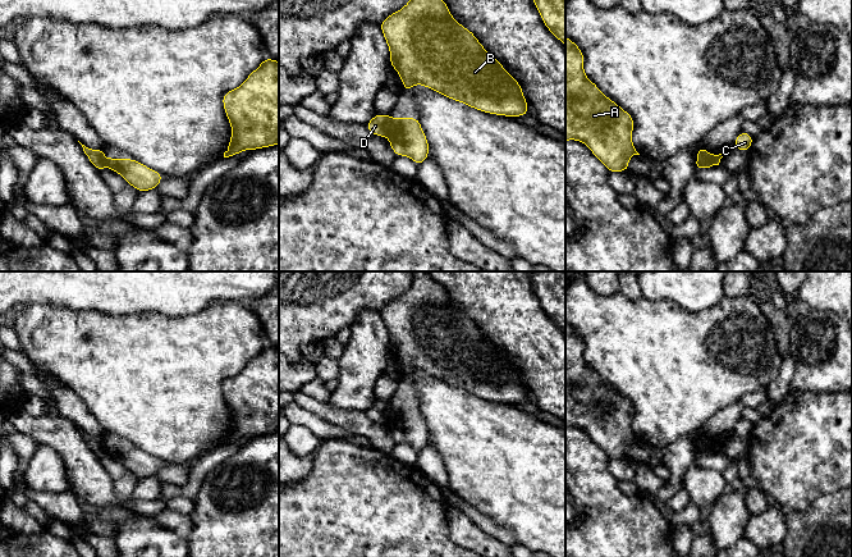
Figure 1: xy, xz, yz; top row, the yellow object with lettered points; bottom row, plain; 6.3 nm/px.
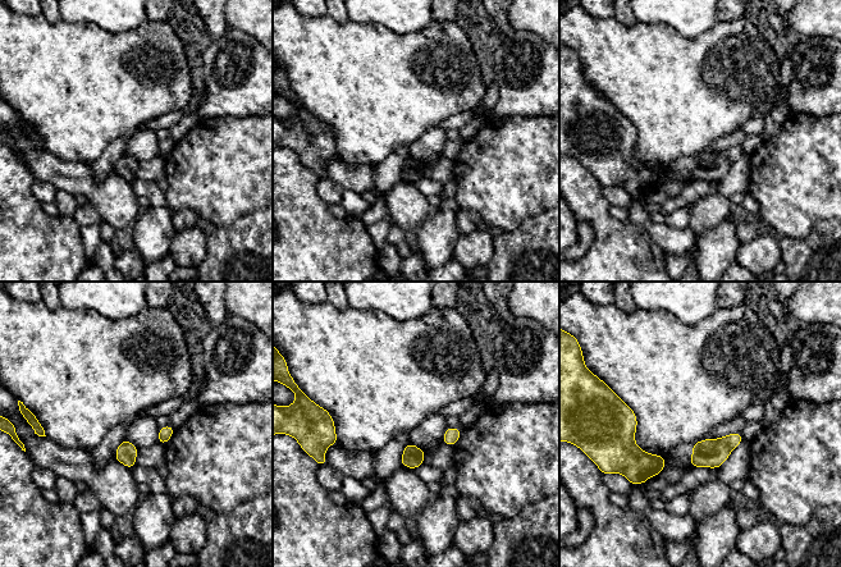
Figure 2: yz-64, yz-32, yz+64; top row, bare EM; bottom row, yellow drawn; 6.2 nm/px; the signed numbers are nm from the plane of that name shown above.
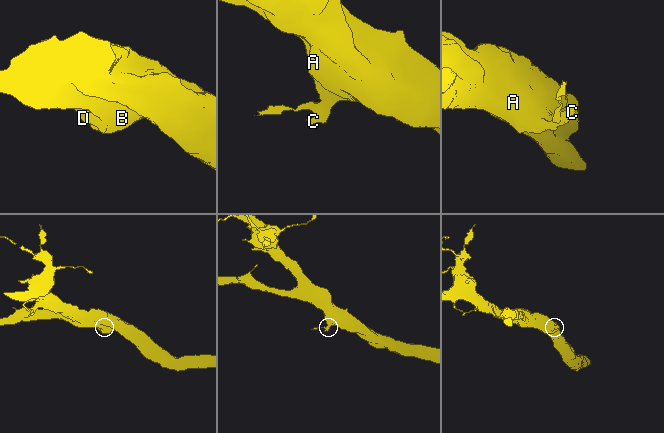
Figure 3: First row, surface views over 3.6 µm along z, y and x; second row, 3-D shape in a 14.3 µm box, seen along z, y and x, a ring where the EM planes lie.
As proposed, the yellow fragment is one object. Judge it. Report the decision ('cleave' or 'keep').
cleave

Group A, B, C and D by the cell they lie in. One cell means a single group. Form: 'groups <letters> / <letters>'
groups A B C / D

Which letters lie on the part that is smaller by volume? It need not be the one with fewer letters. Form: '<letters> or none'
D

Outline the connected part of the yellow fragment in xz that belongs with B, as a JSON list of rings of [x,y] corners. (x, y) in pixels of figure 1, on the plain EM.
[[[413,271],[412,286],[400,297],[388,302],[380,315],[389,333],[390,352],[400,362],[406,379],[409,379],[413,371],[422,371],[484,400],[510,405],[528,401],[522,373],[485,337],[469,316],[452,303],[446,289],[426,271]]]

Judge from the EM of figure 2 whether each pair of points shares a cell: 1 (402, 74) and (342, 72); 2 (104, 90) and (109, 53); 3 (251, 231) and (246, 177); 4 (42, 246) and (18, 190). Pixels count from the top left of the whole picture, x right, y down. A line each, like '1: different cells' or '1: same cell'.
1: same cell
2: same cell
3: different cells
4: same cell

